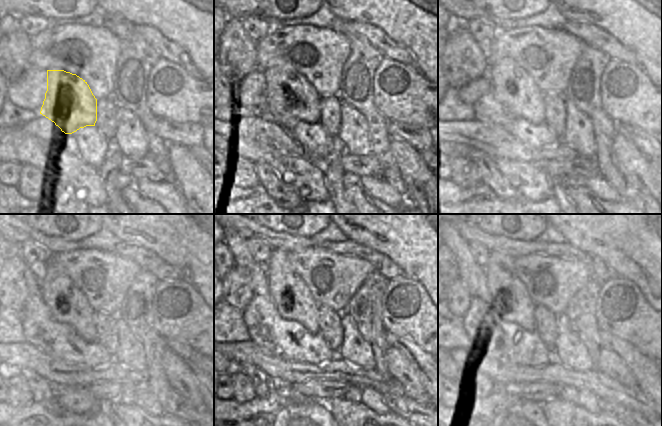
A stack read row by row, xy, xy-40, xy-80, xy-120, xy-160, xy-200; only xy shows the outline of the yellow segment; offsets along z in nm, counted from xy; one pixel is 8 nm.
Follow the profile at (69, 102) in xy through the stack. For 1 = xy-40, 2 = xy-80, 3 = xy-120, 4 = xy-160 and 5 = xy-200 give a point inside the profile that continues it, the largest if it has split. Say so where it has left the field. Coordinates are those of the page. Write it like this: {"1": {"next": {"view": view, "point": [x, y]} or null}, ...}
{"1": {"next": {"view": "xy-40", "point": [291, 98]}}, "2": {"next": {"view": "xy-80", "point": [513, 87]}}, "3": {"next": {"view": "xy-120", "point": [67, 303]}}, "4": {"next": {"view": "xy-160", "point": [291, 297]}}, "5": {"next": {"view": "xy-200", "point": [509, 291]}}}

